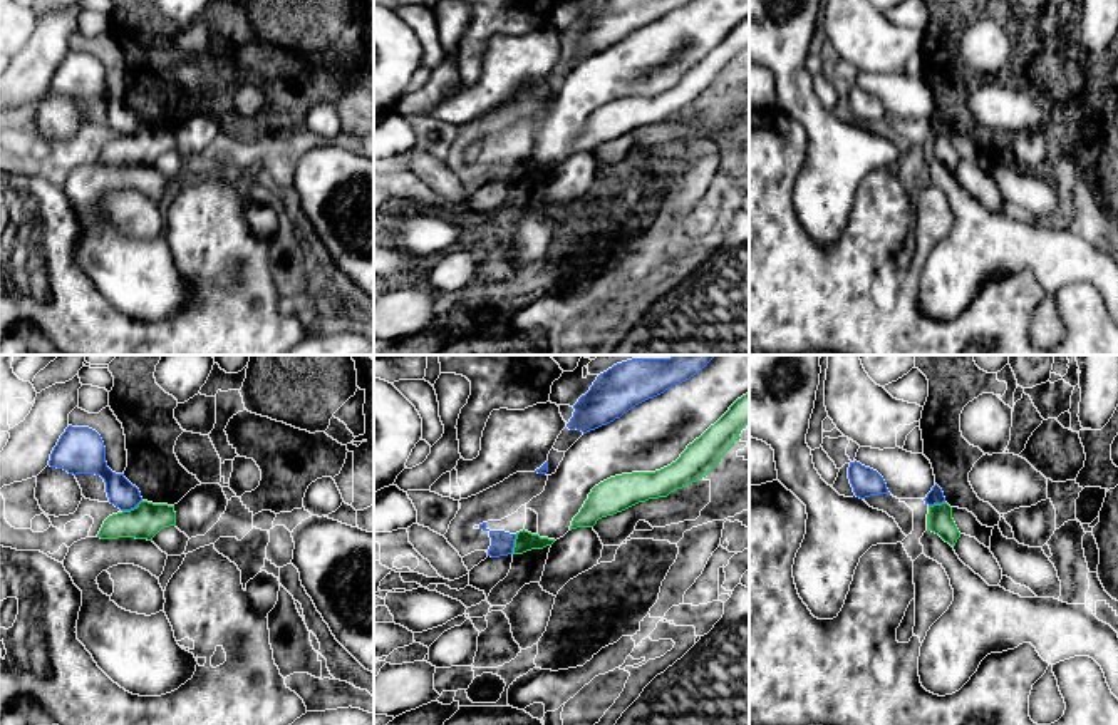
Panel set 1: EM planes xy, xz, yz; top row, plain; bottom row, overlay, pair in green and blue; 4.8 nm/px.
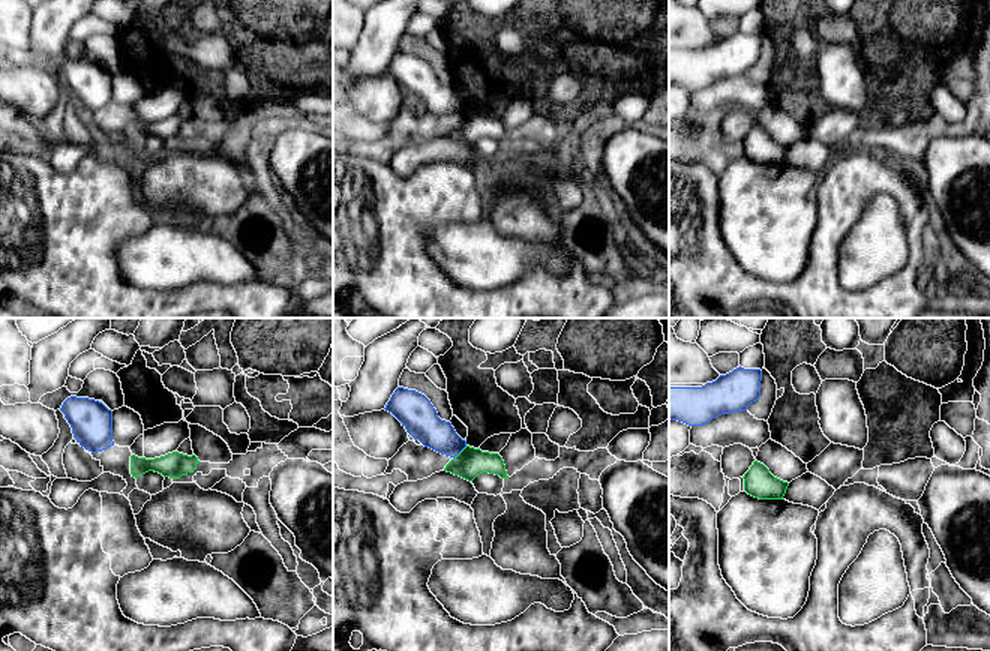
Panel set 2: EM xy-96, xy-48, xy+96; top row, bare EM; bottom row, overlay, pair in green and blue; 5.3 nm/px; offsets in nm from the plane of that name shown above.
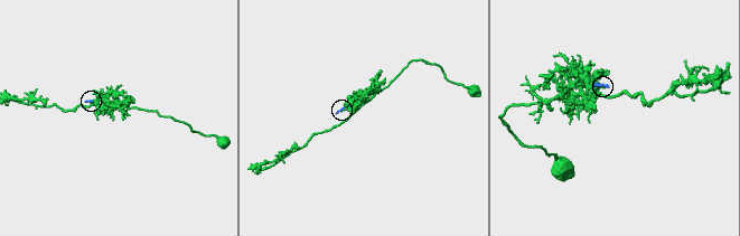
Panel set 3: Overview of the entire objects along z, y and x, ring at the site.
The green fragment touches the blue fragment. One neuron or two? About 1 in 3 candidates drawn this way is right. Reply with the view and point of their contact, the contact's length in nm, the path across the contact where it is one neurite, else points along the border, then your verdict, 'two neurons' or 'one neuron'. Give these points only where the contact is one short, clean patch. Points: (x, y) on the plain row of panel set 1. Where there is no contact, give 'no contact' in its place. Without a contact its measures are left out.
contact xy (131, 134); length 110 nm; border xy (141, 124), (133, 133), (123, 136); two neurons

